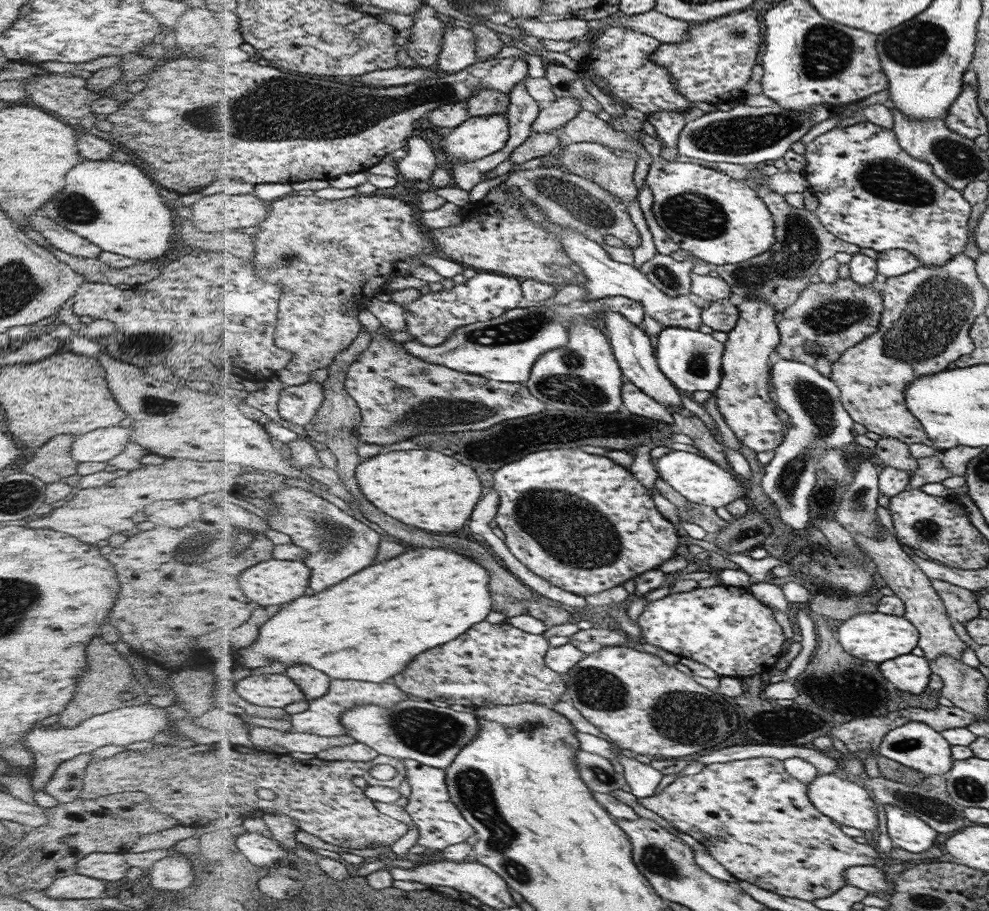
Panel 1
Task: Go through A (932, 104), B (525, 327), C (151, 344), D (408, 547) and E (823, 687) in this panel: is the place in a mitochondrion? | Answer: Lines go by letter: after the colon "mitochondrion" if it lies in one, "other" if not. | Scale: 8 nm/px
A: other
B: mitochondrion
C: other
D: other
E: other

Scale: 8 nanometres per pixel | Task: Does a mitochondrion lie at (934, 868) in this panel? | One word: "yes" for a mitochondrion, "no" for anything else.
no

